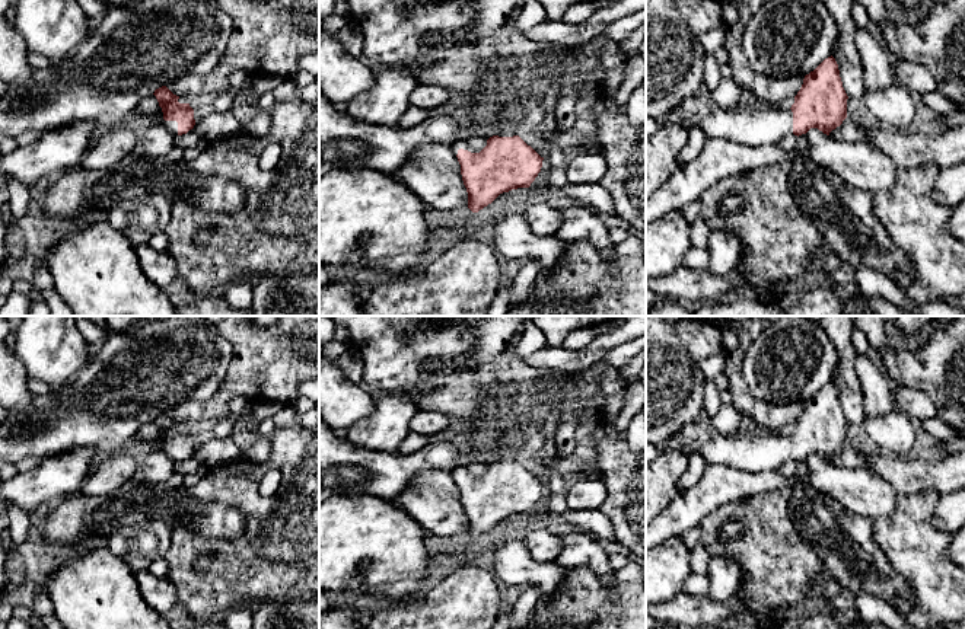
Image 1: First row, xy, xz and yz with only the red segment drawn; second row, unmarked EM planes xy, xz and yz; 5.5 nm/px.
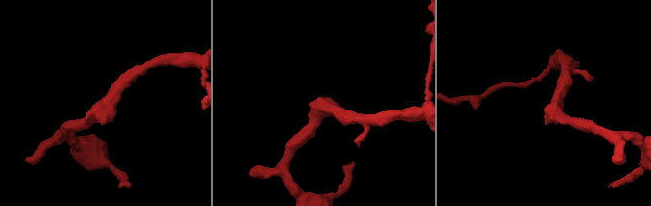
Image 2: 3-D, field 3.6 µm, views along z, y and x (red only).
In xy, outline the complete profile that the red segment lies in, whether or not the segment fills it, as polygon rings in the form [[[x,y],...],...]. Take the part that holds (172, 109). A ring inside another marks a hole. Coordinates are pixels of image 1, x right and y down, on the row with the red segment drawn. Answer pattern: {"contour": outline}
{"contour": [[[162,86],[153,93],[163,112],[163,125],[173,134],[182,135],[194,128],[194,109],[190,103],[179,103],[179,96],[173,95],[166,86]]]}

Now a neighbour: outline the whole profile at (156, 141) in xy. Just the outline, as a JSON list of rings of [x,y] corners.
[[[157,122],[143,132],[138,144],[147,156],[162,157],[175,147],[175,135],[163,125],[163,122]]]

